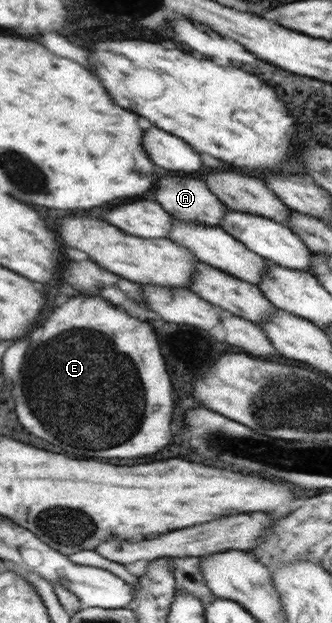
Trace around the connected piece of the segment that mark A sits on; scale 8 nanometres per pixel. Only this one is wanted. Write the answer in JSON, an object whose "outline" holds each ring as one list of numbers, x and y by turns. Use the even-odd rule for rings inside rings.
{"outline":[[182,174,161,178,153,196,173,218,207,226,220,227,223,215,229,210,203,179]]}

